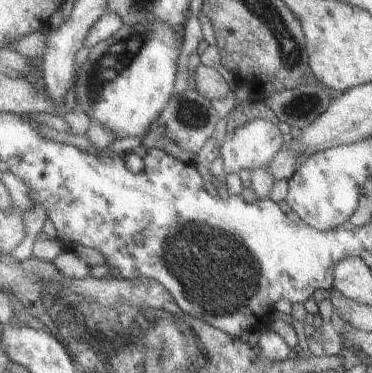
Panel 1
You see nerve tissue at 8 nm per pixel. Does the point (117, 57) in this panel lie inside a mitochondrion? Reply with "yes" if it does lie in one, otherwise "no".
yes

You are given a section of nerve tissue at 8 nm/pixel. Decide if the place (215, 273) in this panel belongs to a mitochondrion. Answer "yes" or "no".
yes

